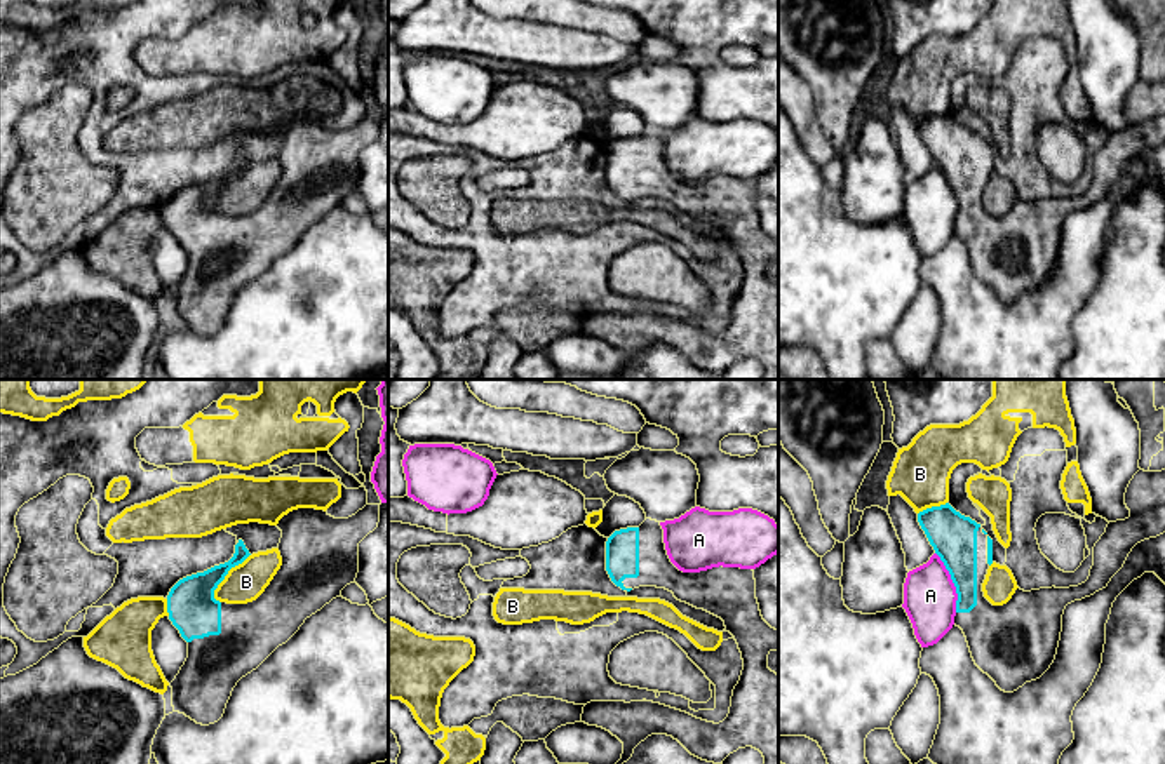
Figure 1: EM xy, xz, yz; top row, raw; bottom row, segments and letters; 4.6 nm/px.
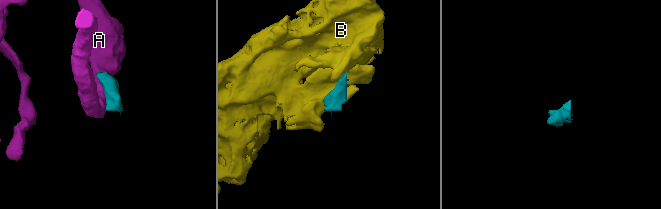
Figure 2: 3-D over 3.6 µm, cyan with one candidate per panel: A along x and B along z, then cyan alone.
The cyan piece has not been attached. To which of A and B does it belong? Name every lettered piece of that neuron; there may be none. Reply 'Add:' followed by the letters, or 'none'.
Add: none

